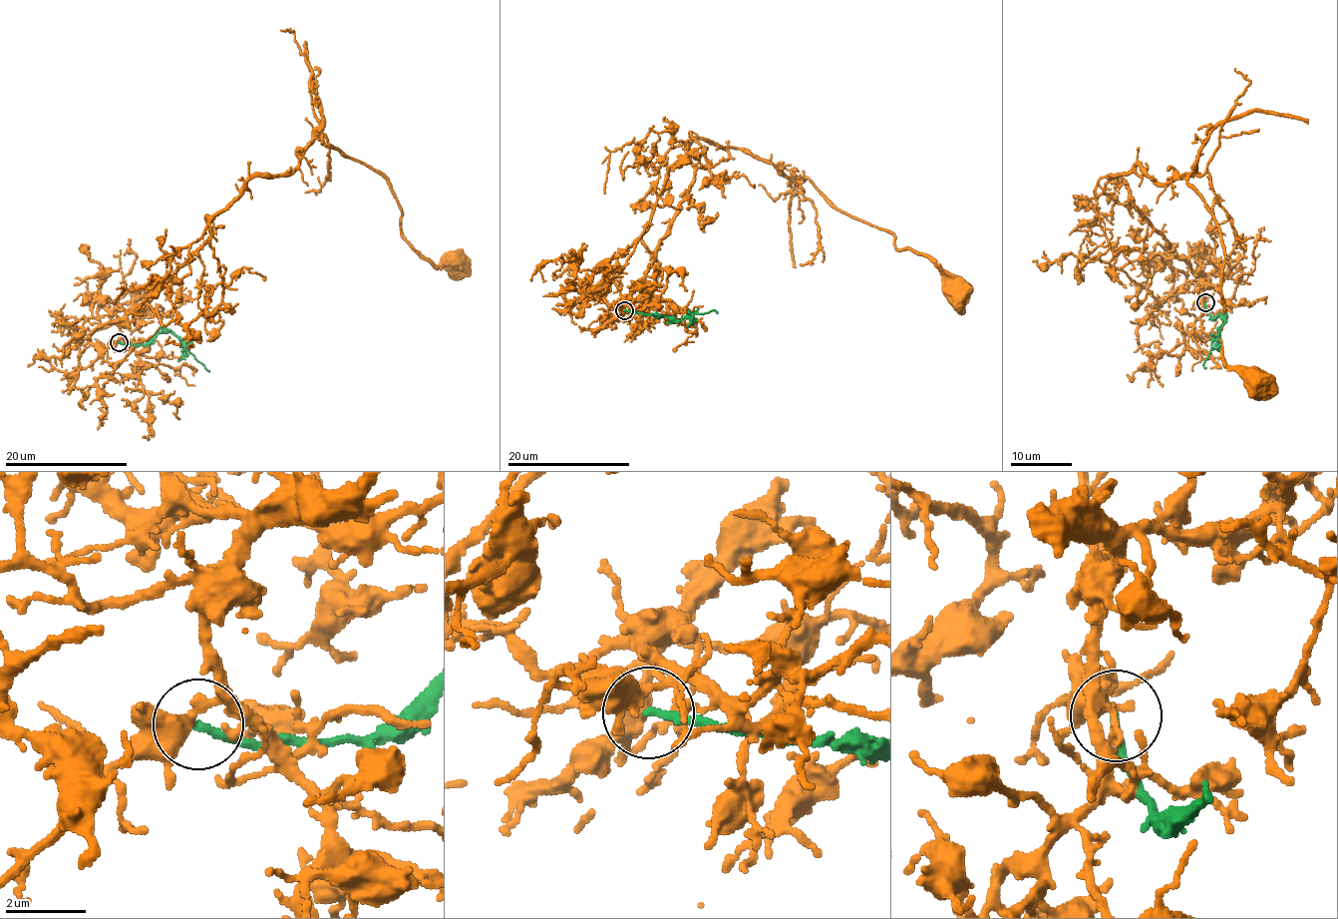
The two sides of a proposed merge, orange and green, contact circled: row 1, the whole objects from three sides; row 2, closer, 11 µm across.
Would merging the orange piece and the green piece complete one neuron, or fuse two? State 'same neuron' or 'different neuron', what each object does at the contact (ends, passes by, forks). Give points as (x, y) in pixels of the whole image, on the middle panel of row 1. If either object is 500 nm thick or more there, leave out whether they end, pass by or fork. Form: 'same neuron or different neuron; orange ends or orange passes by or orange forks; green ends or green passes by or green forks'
different neuron; orange passes by; green ends

